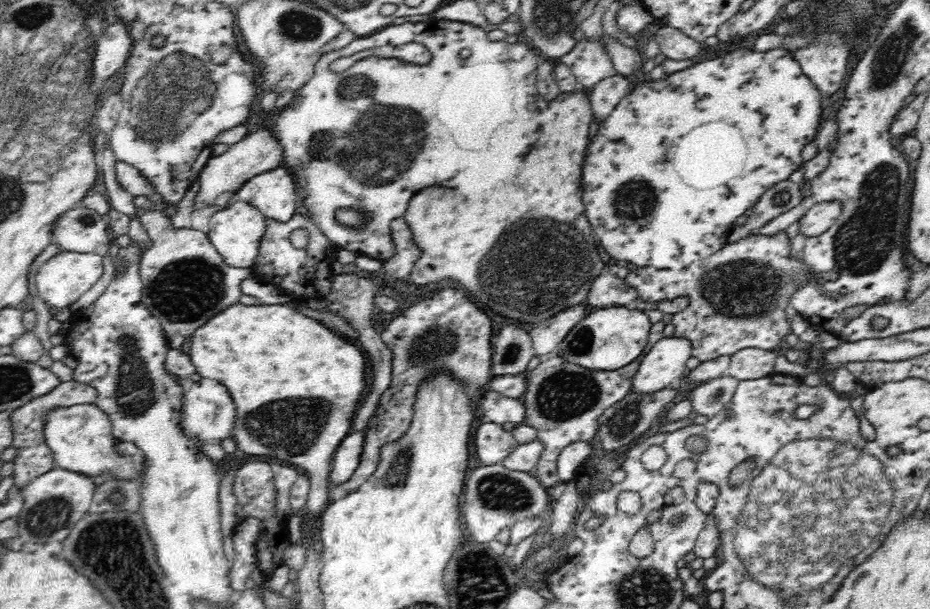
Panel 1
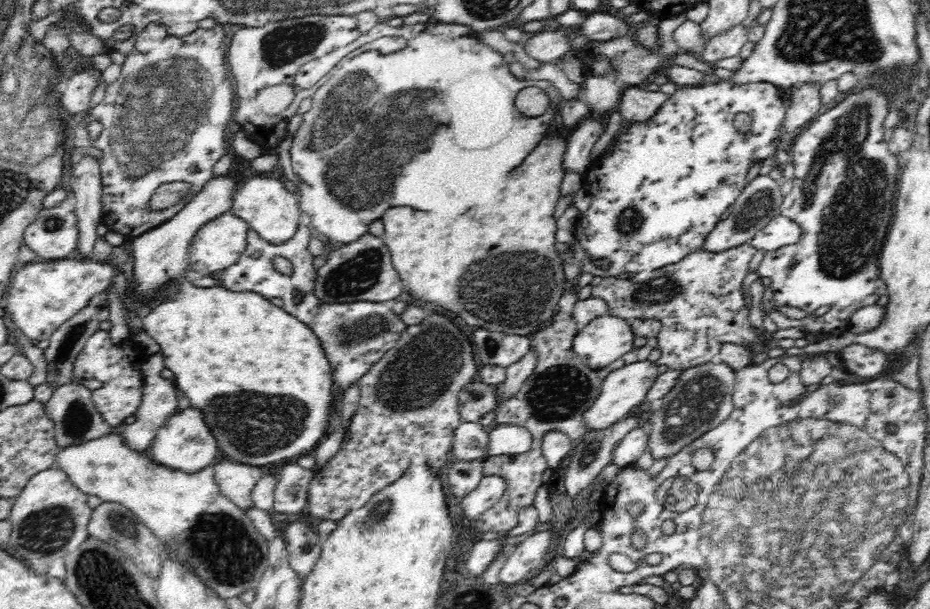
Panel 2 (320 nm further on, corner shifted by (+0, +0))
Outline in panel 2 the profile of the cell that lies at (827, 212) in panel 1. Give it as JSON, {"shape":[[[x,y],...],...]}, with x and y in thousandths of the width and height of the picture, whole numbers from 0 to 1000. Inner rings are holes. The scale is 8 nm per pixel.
{"shape":[[[839,353],[826,365],[822,378],[815,381],[806,399],[815,409],[827,411],[838,409],[843,404],[858,401],[862,394],[862,369],[860,366]]]}

